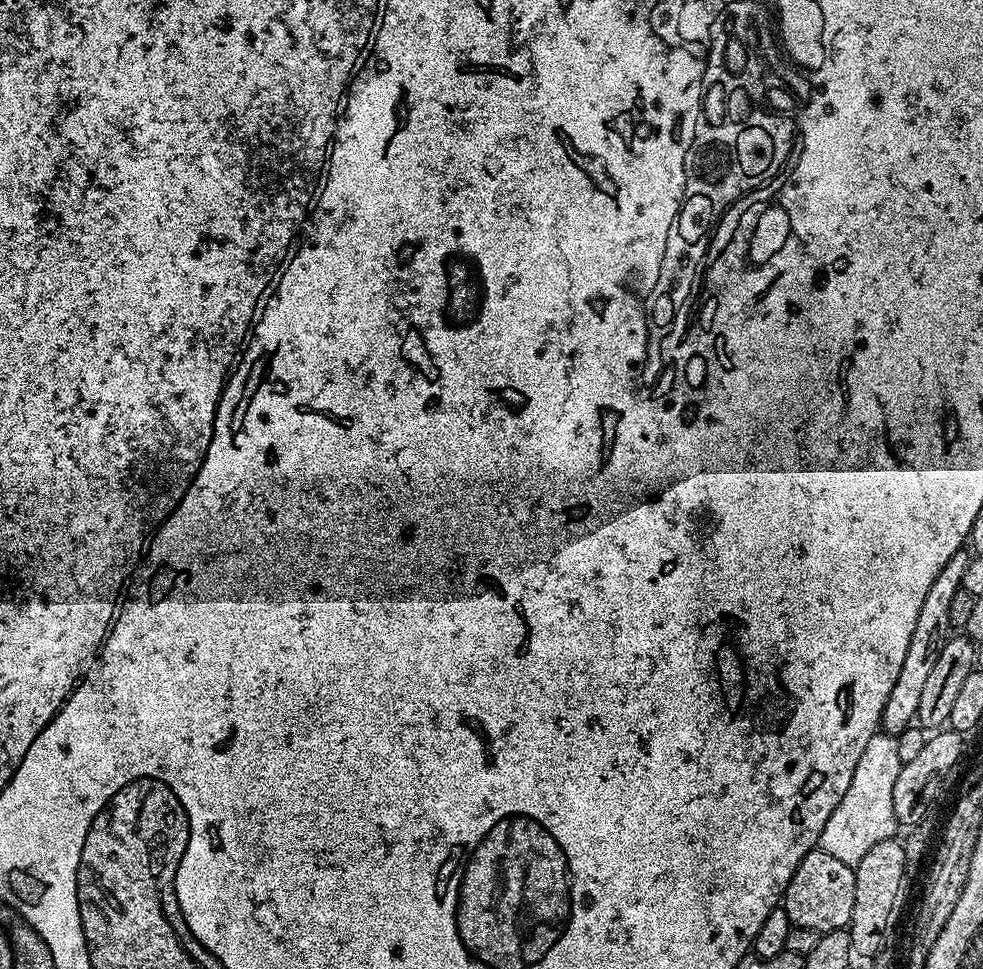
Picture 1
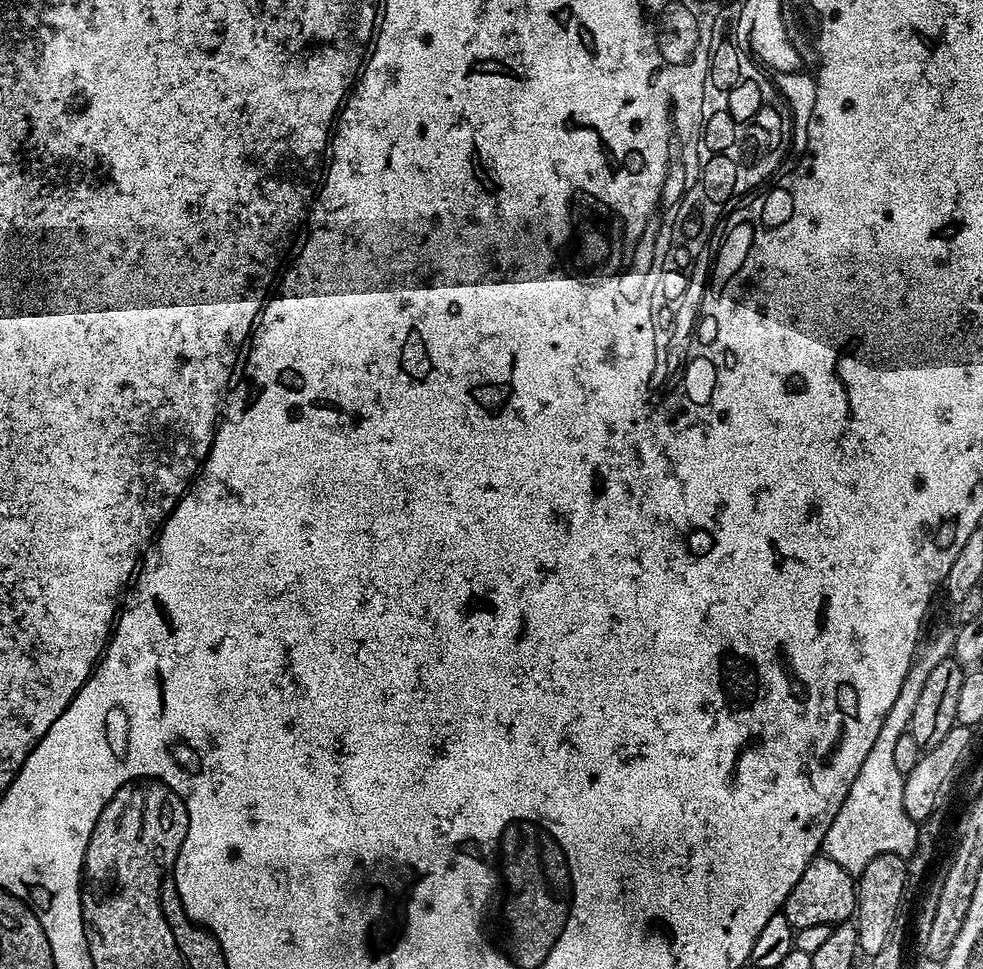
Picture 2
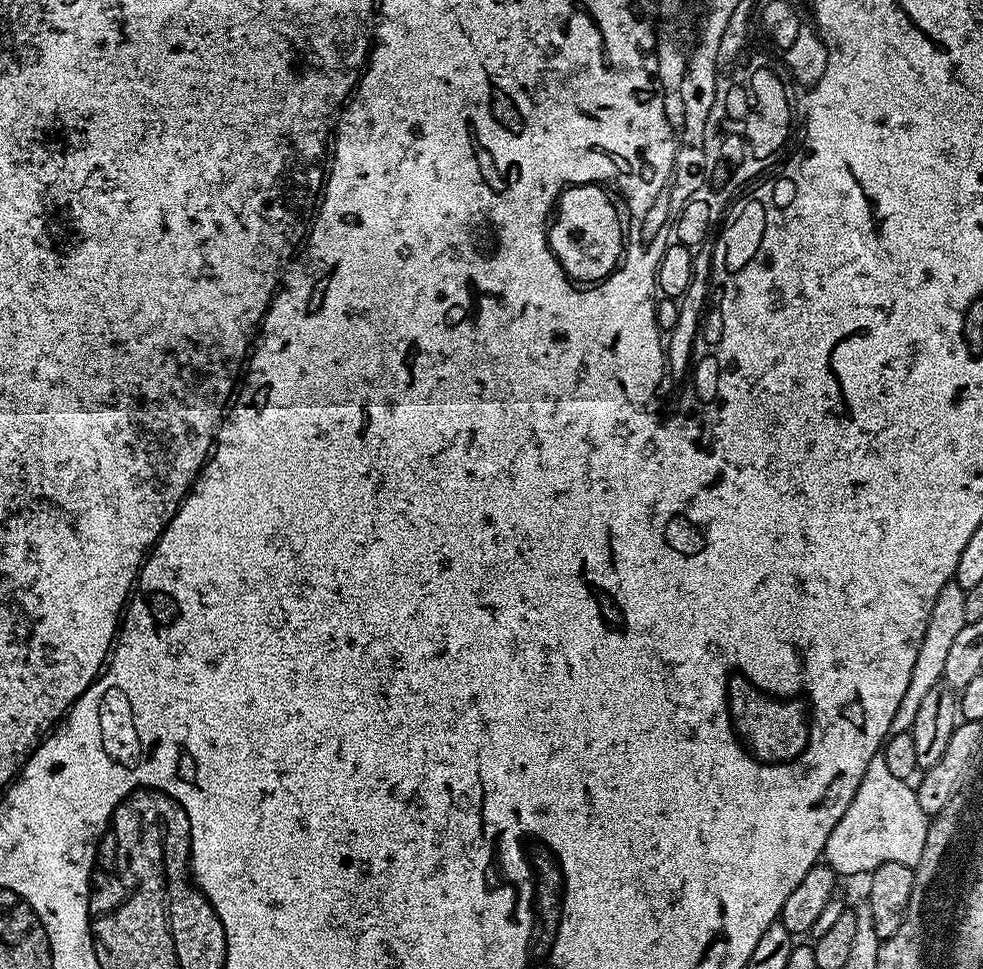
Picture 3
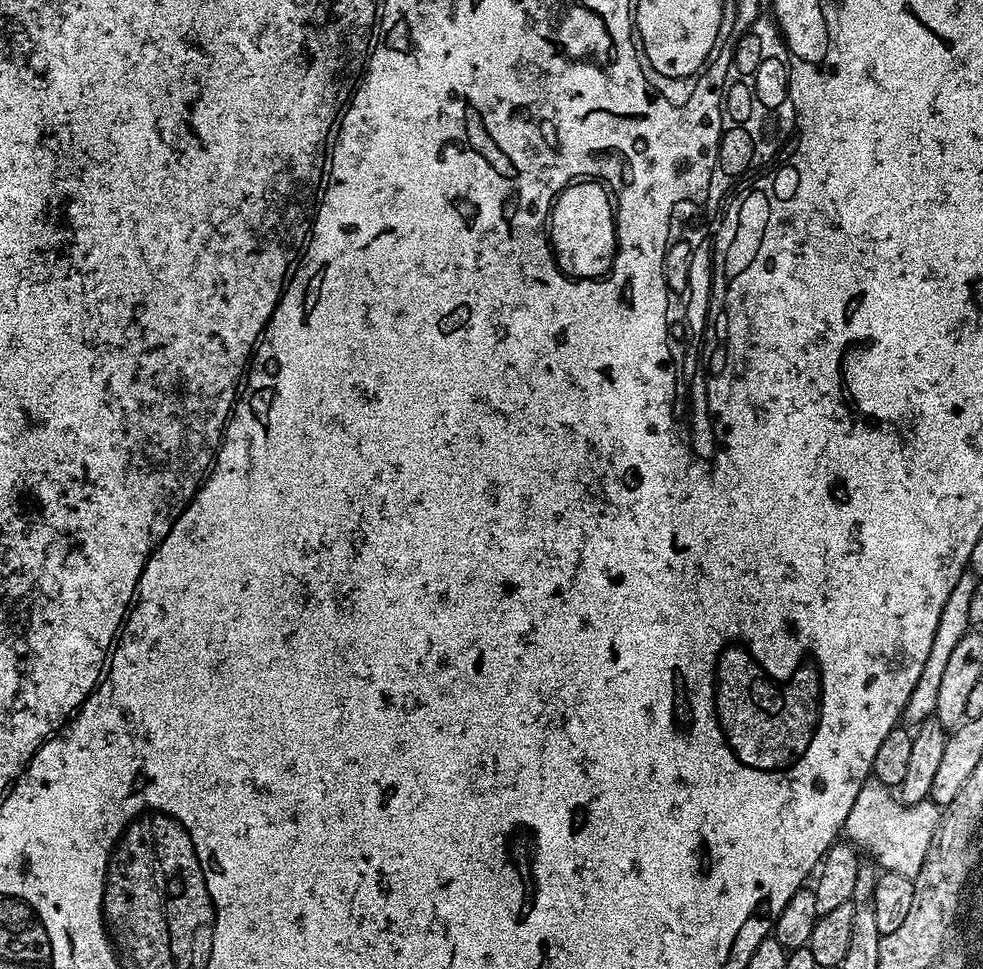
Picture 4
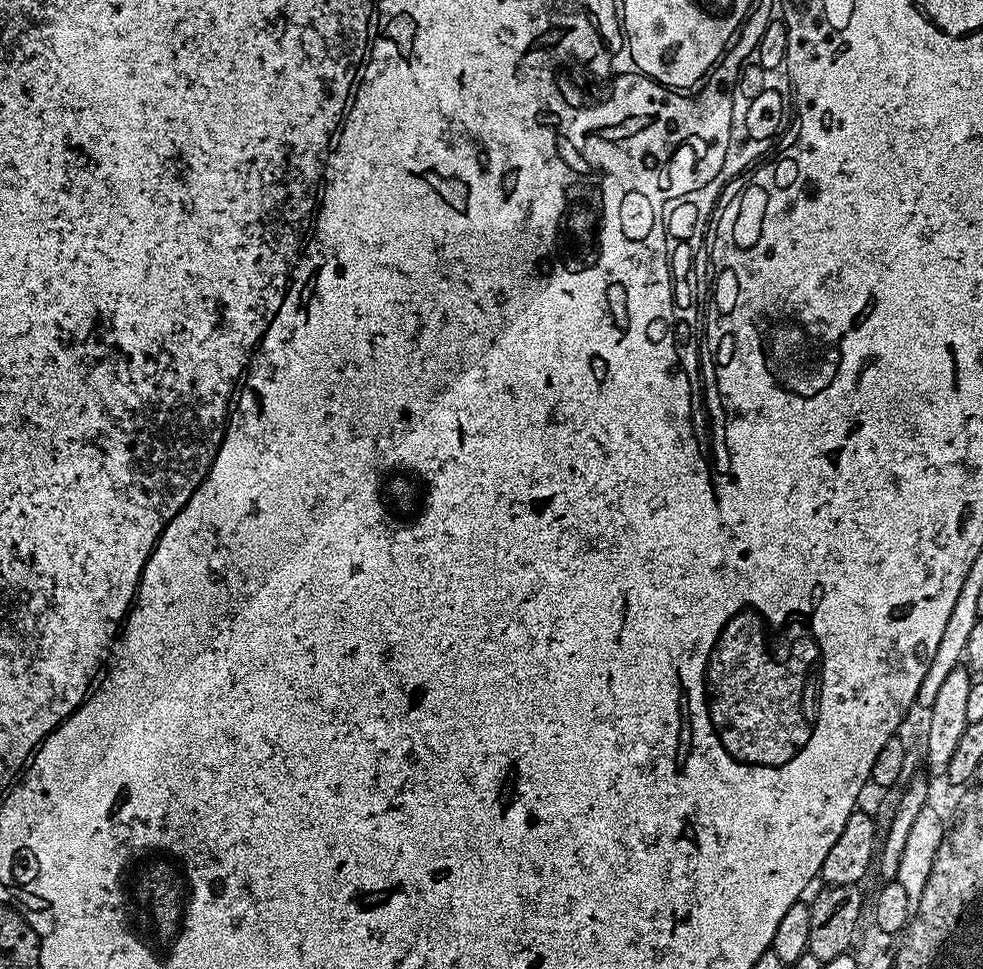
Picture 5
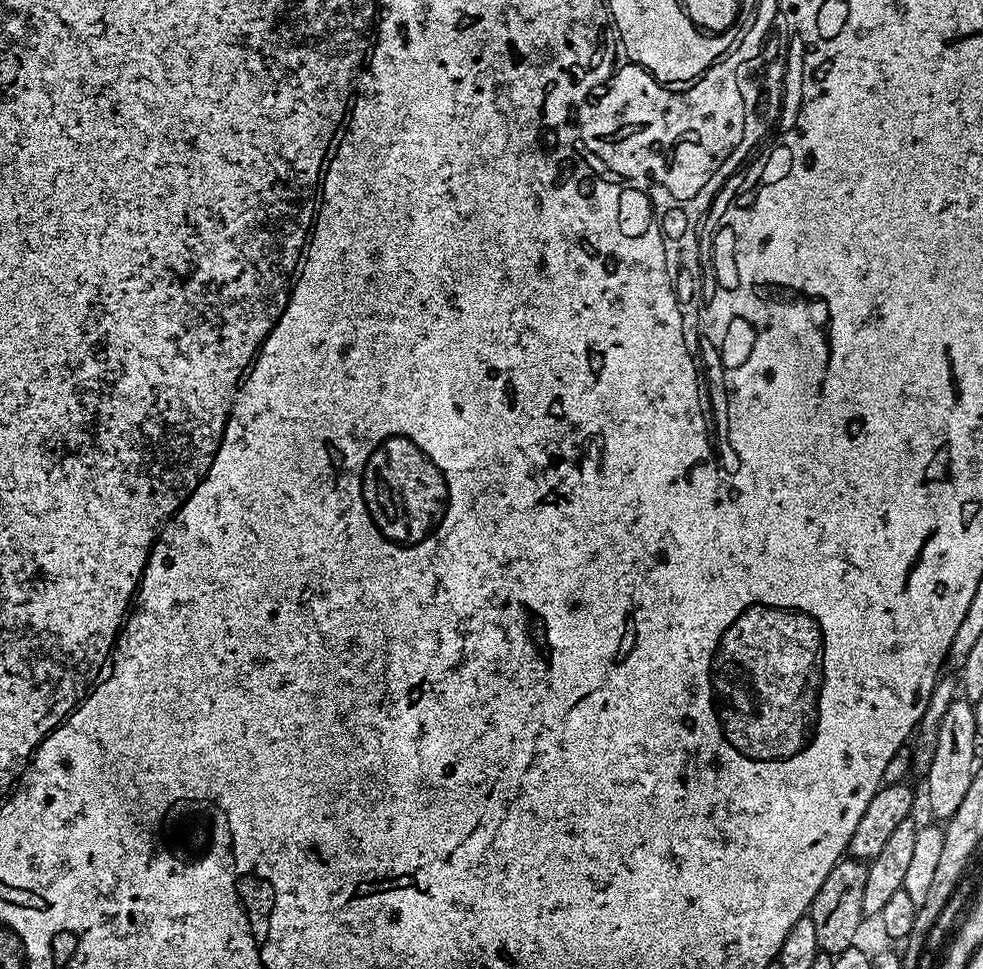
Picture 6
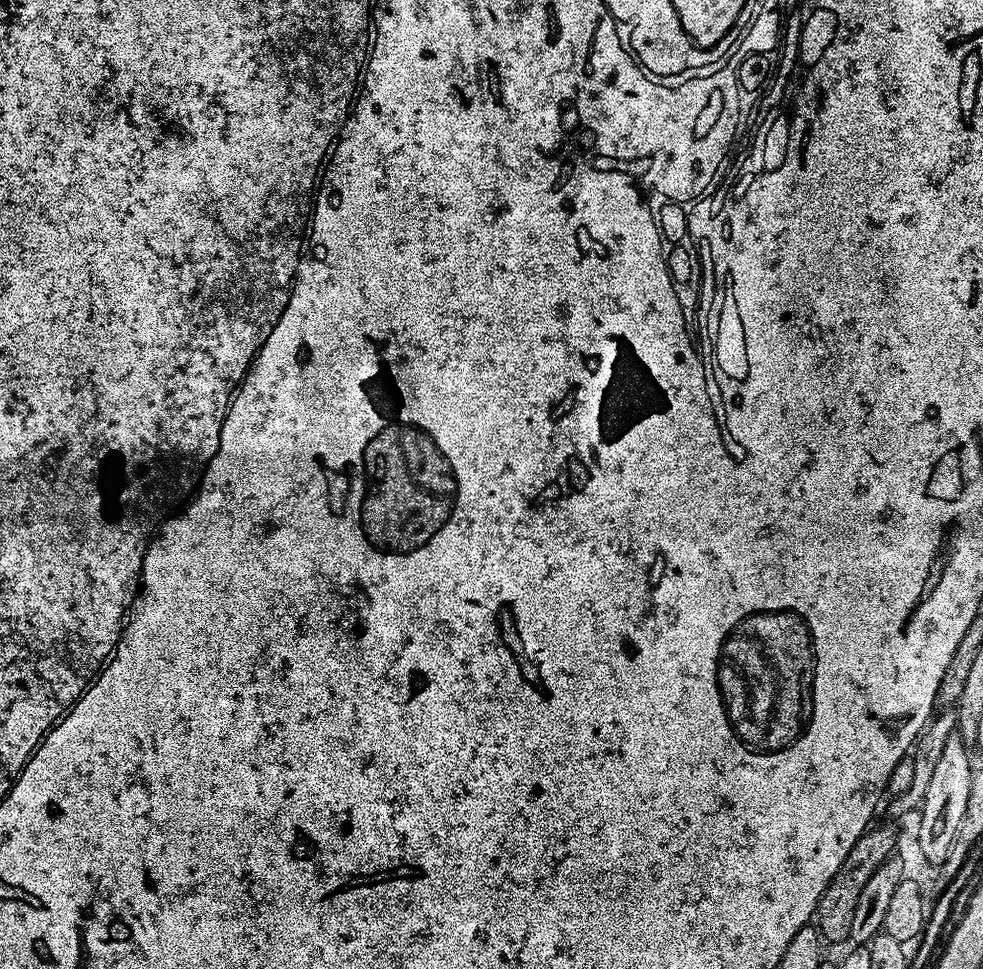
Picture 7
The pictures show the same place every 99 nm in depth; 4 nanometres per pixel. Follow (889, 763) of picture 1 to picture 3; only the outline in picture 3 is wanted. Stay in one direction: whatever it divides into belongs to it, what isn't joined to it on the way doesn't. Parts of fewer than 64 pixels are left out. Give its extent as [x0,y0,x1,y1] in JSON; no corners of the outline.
[823,582,966,877]

